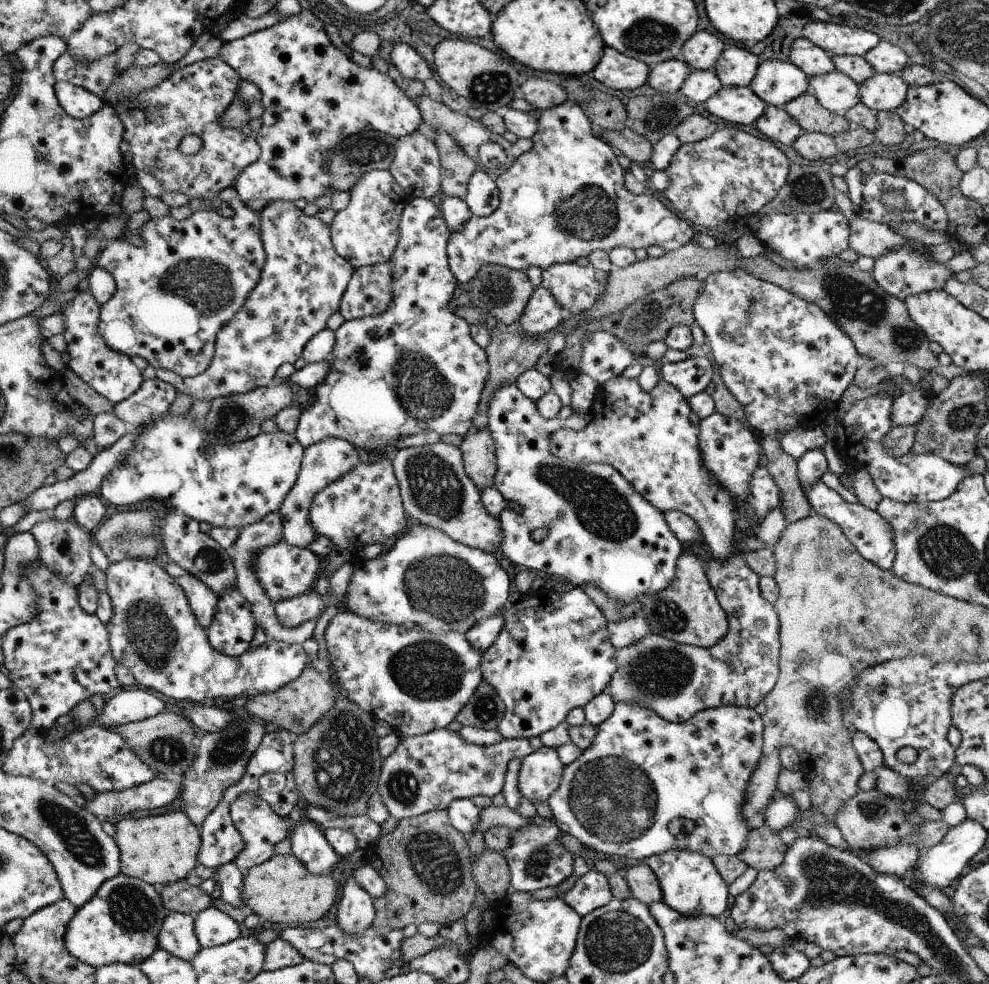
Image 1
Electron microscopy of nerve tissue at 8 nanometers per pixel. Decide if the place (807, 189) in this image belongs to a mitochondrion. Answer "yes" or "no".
yes

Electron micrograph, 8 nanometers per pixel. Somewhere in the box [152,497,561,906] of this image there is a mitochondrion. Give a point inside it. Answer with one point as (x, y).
(442, 585)

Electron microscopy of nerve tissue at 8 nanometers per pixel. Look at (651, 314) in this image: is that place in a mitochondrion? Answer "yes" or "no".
yes

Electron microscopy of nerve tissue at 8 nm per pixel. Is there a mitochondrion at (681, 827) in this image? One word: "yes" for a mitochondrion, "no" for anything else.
yes

